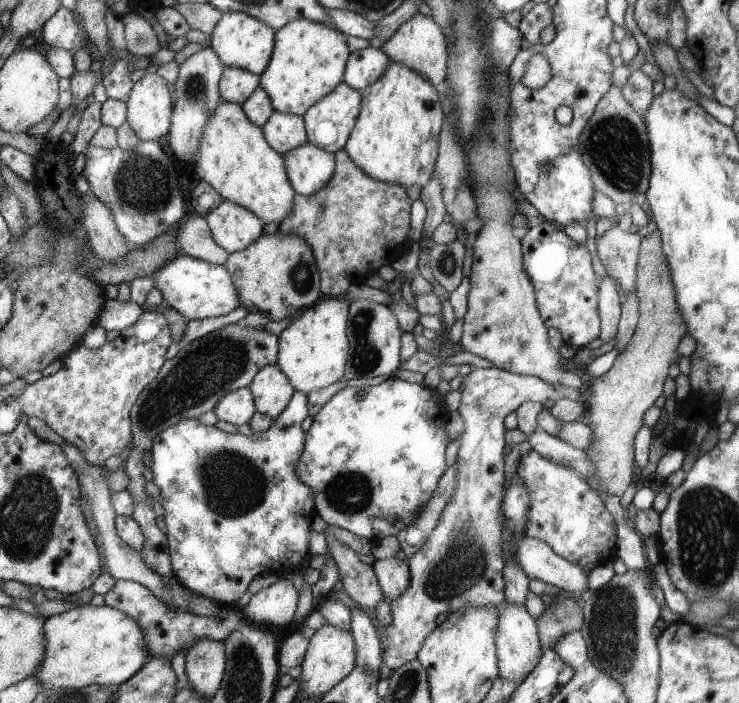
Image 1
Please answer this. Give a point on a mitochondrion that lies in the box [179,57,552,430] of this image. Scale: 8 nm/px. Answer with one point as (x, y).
(365, 358)

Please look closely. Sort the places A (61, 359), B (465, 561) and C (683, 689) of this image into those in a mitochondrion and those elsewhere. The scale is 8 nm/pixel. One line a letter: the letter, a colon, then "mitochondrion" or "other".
A: other
B: mitochondrion
C: other

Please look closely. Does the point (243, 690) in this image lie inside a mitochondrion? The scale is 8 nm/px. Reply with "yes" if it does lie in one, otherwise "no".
yes

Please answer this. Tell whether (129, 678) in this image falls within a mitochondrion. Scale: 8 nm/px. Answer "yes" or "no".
no

